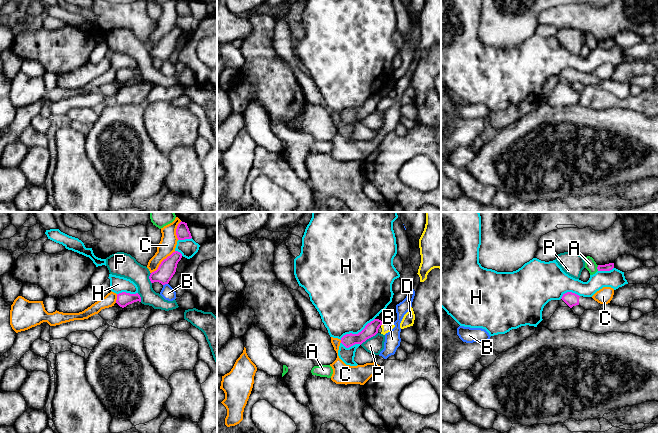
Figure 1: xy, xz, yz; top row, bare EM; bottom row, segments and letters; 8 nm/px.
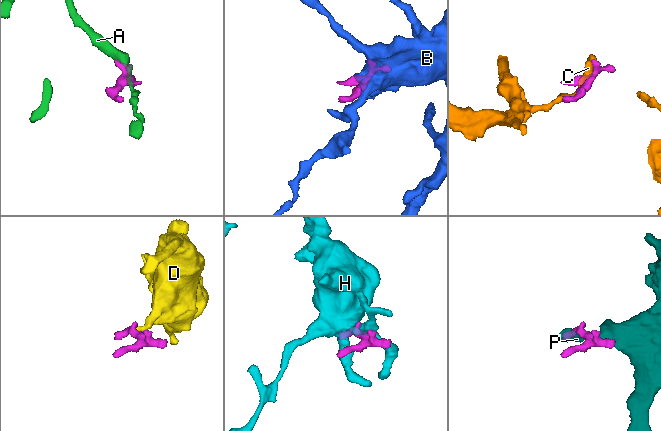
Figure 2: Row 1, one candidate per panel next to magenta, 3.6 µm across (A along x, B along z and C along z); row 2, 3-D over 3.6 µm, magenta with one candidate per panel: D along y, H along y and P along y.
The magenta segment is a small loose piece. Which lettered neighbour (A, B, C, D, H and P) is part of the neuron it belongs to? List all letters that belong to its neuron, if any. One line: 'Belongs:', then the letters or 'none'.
Belongs: none

